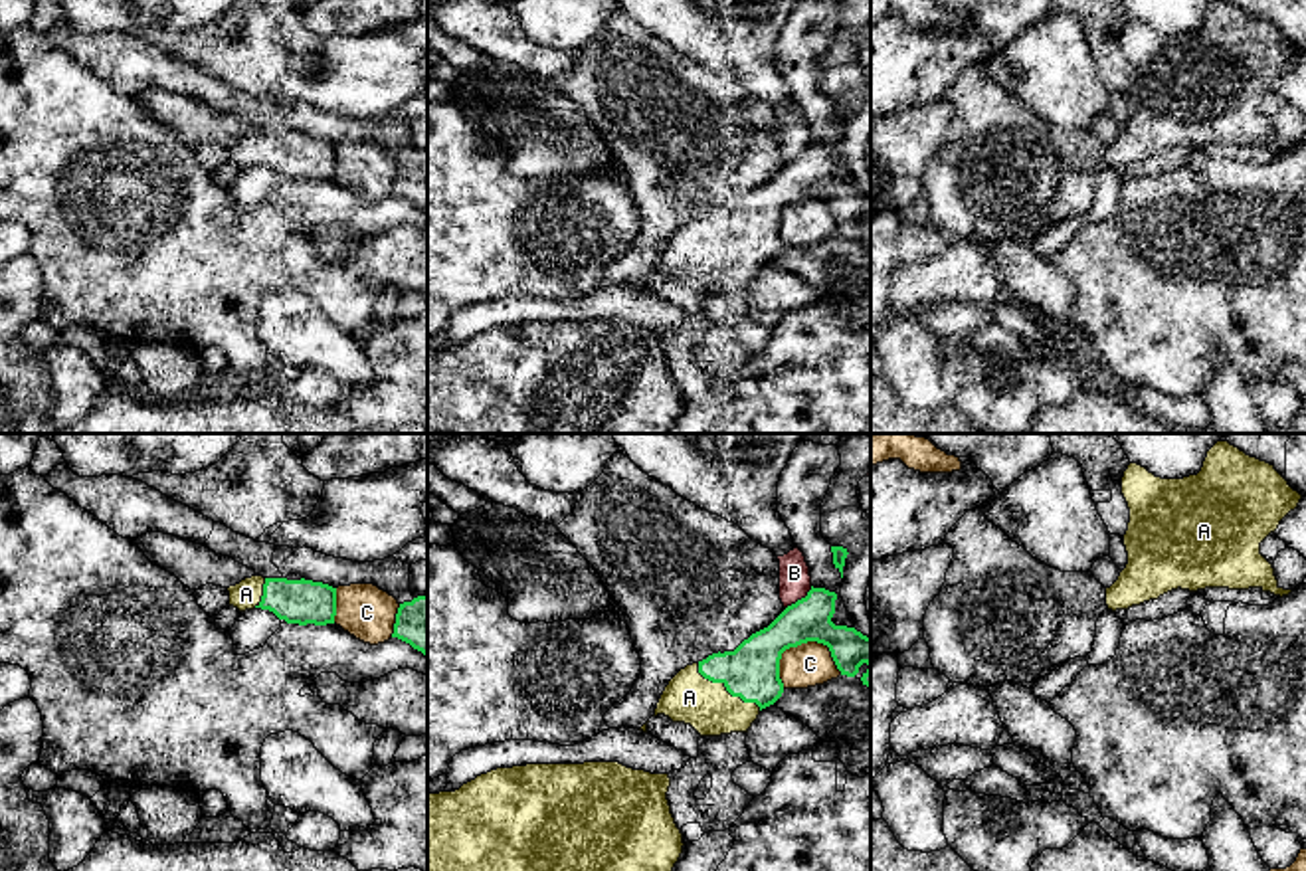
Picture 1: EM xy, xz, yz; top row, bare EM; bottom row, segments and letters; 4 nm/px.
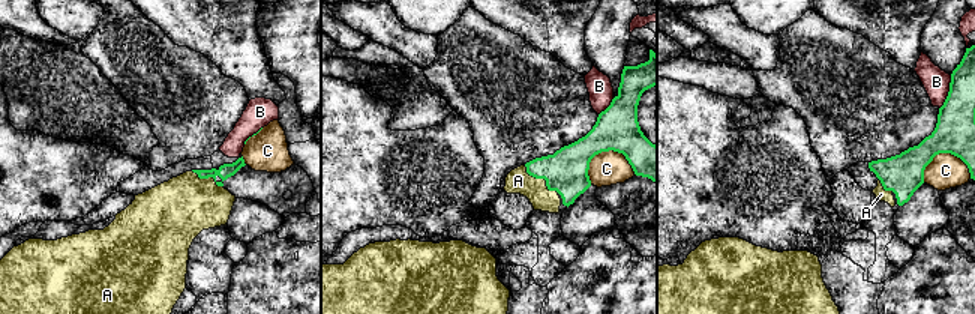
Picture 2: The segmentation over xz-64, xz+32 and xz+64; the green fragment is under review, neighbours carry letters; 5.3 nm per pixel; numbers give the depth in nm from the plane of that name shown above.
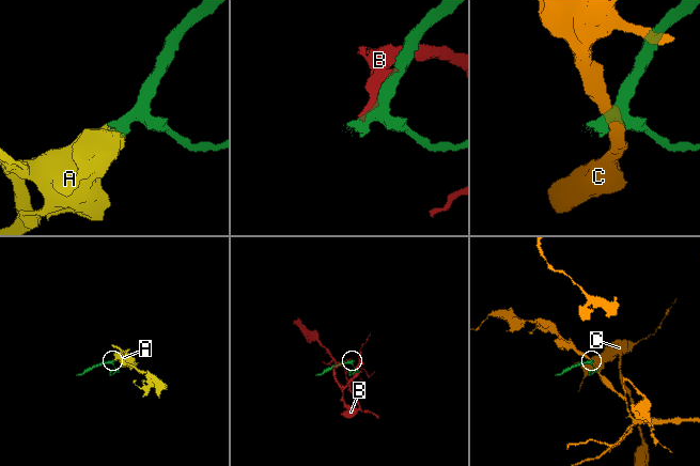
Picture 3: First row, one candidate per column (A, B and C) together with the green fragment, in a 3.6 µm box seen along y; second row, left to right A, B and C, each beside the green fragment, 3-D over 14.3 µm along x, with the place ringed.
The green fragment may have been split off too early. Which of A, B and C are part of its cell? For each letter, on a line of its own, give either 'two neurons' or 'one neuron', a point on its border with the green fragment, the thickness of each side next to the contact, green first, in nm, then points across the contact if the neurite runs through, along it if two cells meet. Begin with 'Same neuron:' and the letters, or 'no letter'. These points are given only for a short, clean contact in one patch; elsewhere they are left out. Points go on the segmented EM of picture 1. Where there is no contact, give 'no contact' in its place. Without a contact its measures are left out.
Same neuron: A
A: one neuron; meets green in xz at (727, 689); 220 nm thick on the green side, 200 nm on the other
B: two neurons; meets green in xz at (802, 598); 180 nm thick on the green side, 130 nm on the other
C: two neurons; meets green in xz at (816, 640); 180 nm thick on the green side, 180 nm on the other; border along xz (778, 660), (790, 648), (822, 642), (841, 674)

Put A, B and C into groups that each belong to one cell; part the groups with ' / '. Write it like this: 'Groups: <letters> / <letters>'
Groups: A / B / C

